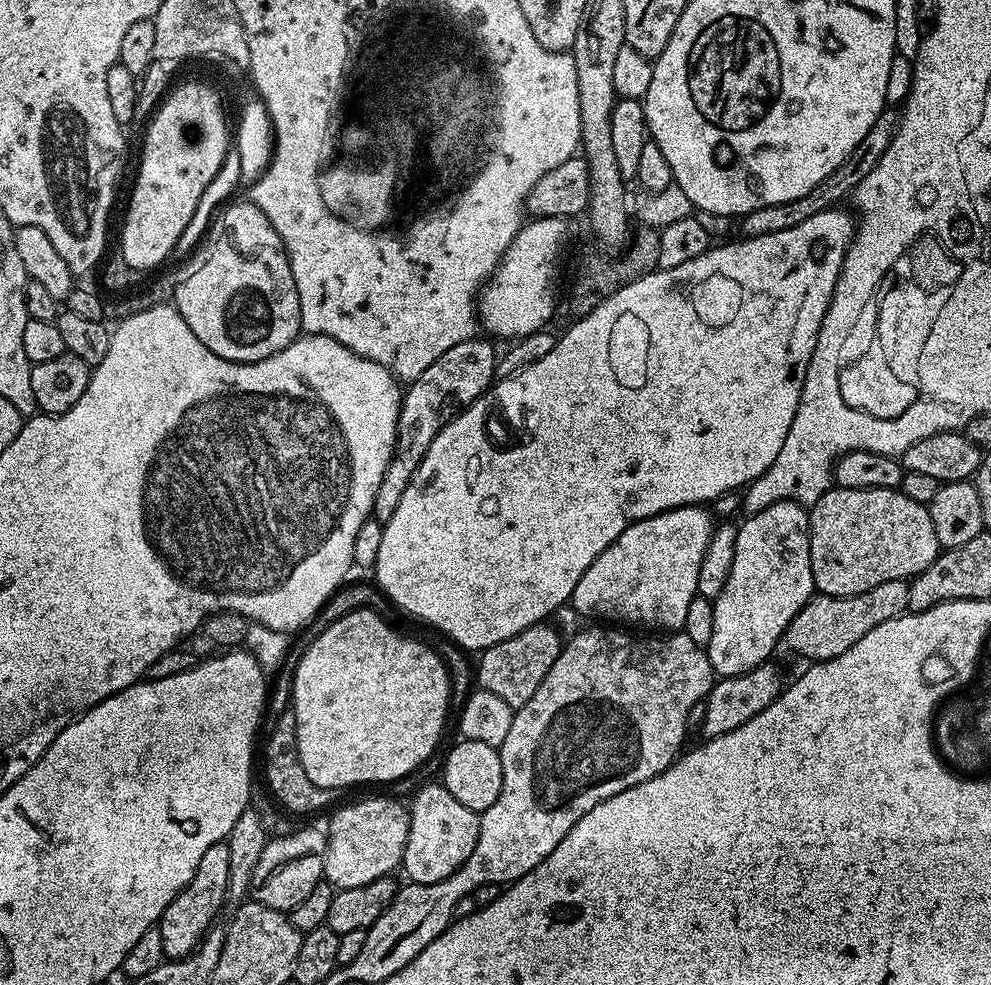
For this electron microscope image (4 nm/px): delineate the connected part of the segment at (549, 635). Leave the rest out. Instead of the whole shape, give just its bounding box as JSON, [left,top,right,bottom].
[476,622,562,710]

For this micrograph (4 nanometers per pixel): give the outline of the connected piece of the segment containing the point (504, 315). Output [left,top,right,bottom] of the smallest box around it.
[478,216,568,342]

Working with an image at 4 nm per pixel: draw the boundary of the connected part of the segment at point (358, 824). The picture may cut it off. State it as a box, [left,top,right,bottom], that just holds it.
[324,796,410,890]

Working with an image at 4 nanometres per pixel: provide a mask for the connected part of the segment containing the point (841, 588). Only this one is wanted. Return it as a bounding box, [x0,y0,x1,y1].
[808,488,942,596]

